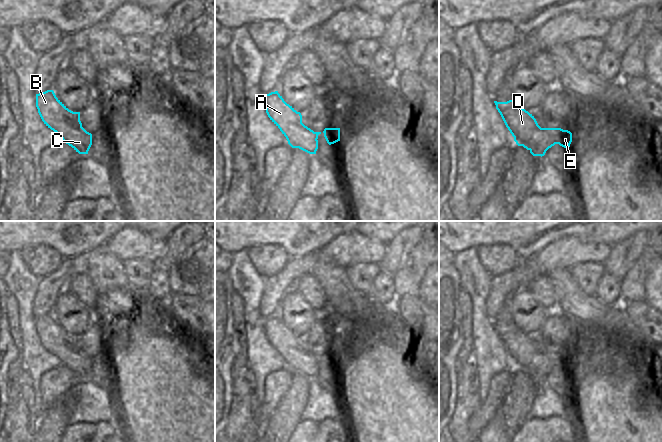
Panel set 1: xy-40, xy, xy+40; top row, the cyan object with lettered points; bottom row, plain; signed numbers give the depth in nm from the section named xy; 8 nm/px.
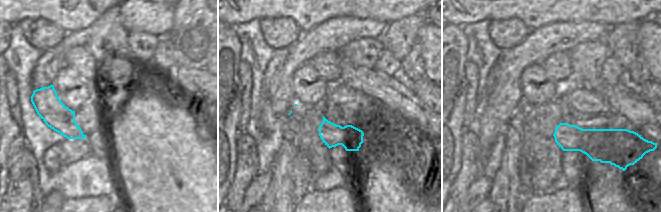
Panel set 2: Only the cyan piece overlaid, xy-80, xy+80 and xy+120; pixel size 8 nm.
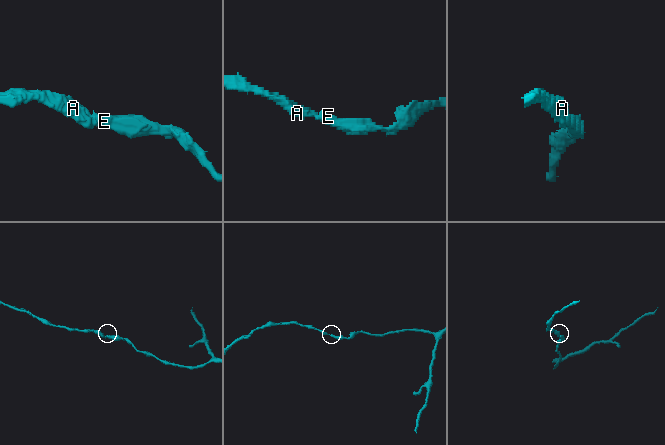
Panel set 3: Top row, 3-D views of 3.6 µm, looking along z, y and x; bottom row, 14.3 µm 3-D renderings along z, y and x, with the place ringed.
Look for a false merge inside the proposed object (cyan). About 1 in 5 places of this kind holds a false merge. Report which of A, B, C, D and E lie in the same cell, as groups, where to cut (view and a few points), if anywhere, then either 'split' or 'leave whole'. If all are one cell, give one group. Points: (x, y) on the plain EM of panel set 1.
A B C D E; no cut; leave whole

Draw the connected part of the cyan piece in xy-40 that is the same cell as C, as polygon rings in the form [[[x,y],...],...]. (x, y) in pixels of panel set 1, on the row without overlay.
[[[53,314],[36,318],[36,331],[48,352],[59,358],[79,378],[88,378],[92,369],[92,358],[82,351],[80,336],[69,334]]]

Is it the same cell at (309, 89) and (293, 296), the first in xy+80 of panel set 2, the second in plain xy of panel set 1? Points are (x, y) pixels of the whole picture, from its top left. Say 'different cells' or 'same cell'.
same cell

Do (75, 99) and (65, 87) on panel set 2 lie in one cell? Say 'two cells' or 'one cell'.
one cell

